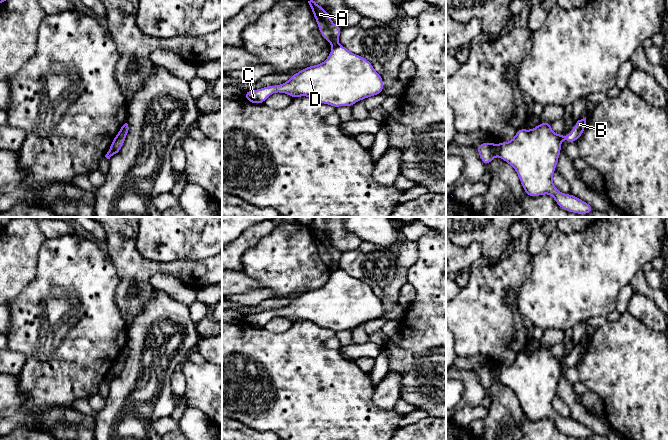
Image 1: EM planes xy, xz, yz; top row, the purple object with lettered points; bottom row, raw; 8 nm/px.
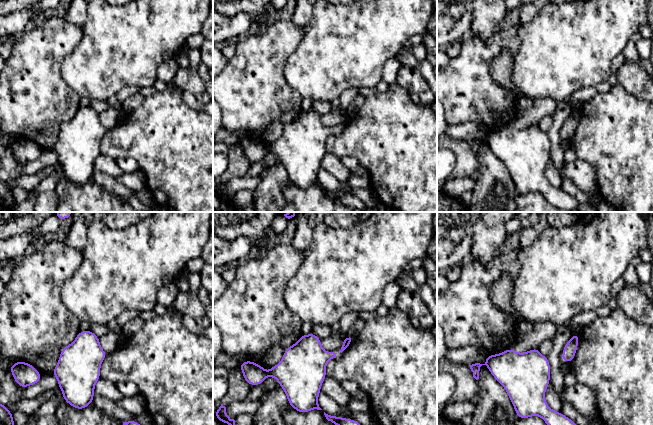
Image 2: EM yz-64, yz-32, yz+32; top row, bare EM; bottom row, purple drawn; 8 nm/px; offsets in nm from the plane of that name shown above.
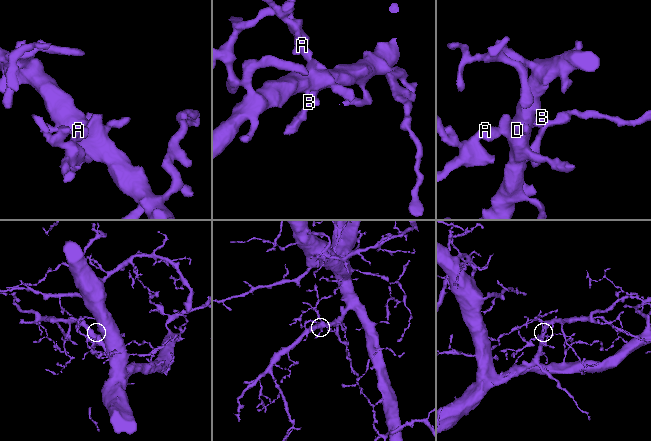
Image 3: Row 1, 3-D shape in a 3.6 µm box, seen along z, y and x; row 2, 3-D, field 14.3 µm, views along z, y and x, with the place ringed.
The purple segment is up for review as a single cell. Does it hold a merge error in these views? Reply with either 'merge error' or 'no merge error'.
merge error

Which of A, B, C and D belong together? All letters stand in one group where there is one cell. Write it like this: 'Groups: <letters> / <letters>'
Groups: A / B C D

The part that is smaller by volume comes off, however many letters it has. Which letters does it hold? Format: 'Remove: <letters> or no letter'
Remove: A

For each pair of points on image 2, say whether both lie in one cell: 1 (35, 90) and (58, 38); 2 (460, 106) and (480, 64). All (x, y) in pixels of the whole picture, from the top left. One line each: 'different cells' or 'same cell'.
1: same cell
2: same cell

